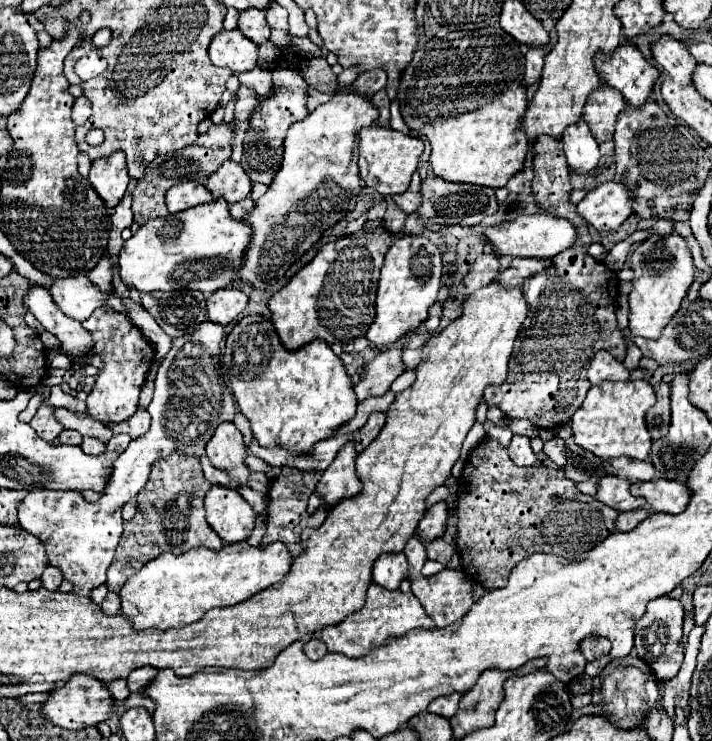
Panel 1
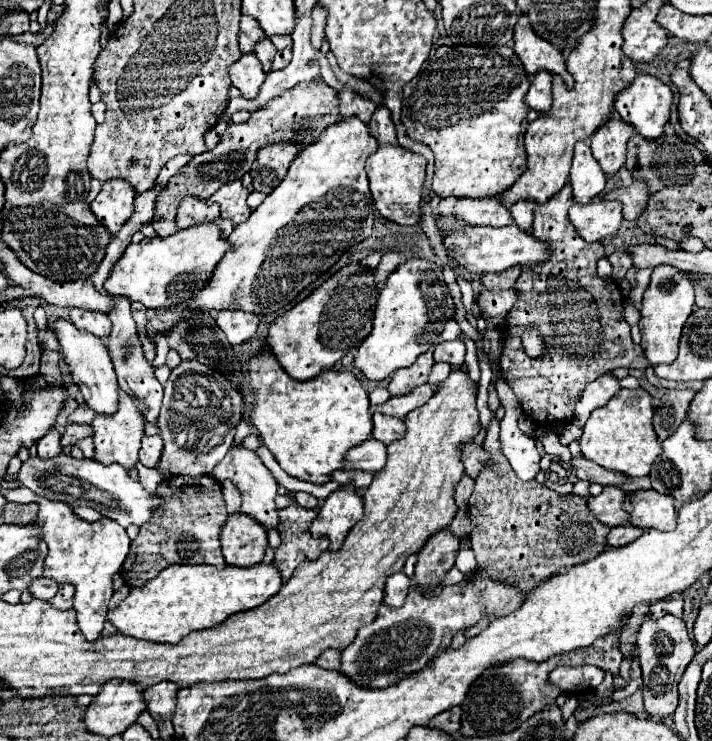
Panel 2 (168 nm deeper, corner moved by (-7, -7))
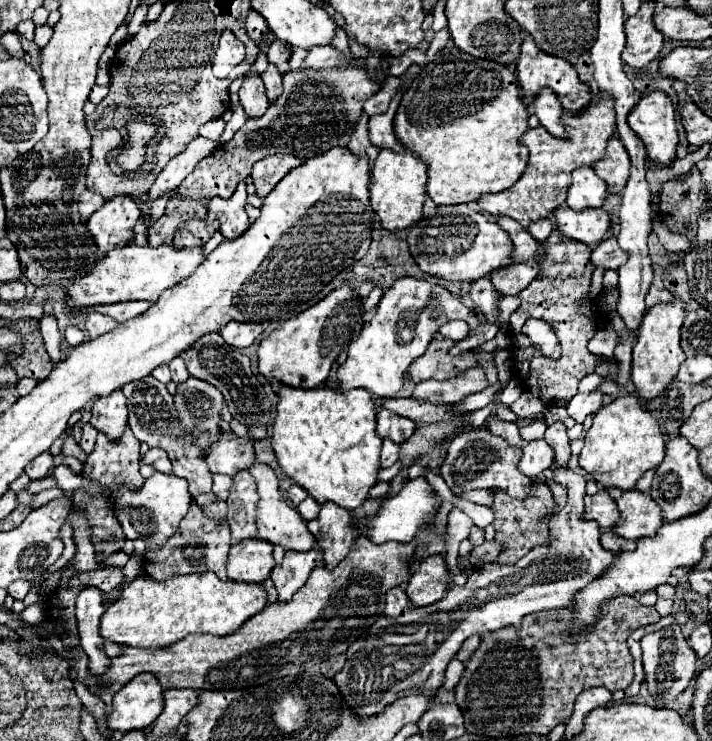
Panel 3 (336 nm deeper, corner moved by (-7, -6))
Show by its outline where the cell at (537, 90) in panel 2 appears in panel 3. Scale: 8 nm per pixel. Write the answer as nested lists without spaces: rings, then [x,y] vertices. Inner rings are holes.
[[[542,91],[534,101],[532,101],[532,111],[534,115],[540,119],[542,127],[552,133],[554,137],[568,137],[564,123],[562,123],[562,107],[560,101],[556,99],[556,95],[552,95],[552,91]]]

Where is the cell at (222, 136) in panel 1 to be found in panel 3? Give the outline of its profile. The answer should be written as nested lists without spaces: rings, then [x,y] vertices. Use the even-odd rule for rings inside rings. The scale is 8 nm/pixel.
[[[342,65],[326,69],[294,69],[284,75],[284,93],[268,107],[264,117],[248,119],[244,127],[228,141],[228,149],[220,149],[196,165],[196,171],[184,179],[178,193],[168,201],[166,213],[148,229],[148,243],[152,247],[170,245],[174,231],[188,219],[204,219],[204,199],[228,199],[236,185],[246,179],[252,165],[274,153],[290,153],[306,161],[336,145],[346,147],[352,131],[362,115],[364,101],[380,91],[380,83],[372,79],[364,65]]]

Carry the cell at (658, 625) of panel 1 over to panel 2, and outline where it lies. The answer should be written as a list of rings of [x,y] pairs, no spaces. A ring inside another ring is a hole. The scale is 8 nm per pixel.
[[[672,614],[662,616],[660,620],[644,620],[638,630],[638,660],[642,666],[642,678],[644,678],[644,710],[652,720],[668,722],[674,716],[676,704],[678,704],[678,684],[680,678],[696,654],[694,642],[688,638],[688,630],[682,618],[676,618]]]

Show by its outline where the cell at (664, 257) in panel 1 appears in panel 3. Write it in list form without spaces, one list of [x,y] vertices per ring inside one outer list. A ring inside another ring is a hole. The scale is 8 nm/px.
[[[674,299],[672,303],[658,303],[644,315],[644,321],[638,329],[636,345],[634,345],[634,359],[632,359],[632,383],[634,393],[640,399],[642,407],[648,407],[652,399],[662,395],[668,383],[676,377],[680,363],[686,359],[680,347],[680,327],[686,317],[684,301]]]

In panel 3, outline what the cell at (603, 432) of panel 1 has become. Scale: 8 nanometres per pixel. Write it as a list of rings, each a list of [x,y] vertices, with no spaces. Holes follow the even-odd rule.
[[[624,395],[594,415],[594,423],[580,453],[580,467],[606,489],[616,487],[622,491],[634,491],[638,479],[648,469],[658,467],[664,461],[664,455],[666,447],[658,421],[650,411],[640,407],[636,395]]]

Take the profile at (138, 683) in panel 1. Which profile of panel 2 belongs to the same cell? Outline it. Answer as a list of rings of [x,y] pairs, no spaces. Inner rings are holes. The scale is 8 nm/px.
[[[158,682],[150,688],[146,688],[144,694],[144,702],[146,702],[146,710],[156,718],[156,716],[172,716],[174,708],[176,708],[176,692],[178,692],[178,684],[174,682]]]

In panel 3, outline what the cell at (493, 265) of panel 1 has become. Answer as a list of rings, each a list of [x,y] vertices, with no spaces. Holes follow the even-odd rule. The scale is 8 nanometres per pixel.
[[[536,261],[534,263],[520,263],[520,265],[510,265],[500,271],[494,271],[492,283],[494,283],[496,291],[500,291],[502,295],[518,295],[538,275],[540,275],[540,265]]]

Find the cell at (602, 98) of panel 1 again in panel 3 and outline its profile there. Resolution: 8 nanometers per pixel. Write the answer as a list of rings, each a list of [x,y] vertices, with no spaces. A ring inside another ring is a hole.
[[[612,137],[608,141],[606,155],[604,159],[600,159],[600,163],[594,165],[594,171],[608,183],[608,193],[620,193],[626,187],[630,175],[630,159],[620,139]]]

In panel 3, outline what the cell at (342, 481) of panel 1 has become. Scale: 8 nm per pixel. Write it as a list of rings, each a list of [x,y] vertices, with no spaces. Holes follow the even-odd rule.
[[[324,503],[318,519],[308,521],[308,529],[316,537],[318,549],[324,553],[328,571],[348,555],[352,543],[360,535],[360,529],[352,525],[352,513],[336,503]]]

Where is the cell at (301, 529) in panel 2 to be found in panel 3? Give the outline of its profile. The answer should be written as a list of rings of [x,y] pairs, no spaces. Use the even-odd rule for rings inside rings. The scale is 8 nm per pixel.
[[[286,551],[284,561],[274,567],[272,571],[272,581],[278,591],[278,601],[290,601],[292,595],[308,581],[312,569],[322,565],[322,551],[306,551],[306,553],[296,553],[296,551]]]

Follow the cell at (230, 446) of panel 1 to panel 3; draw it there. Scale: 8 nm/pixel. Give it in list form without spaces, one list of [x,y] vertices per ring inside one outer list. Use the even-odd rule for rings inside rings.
[[[254,463],[248,471],[252,471],[254,479],[258,481],[258,489],[260,489],[260,503],[258,503],[260,539],[264,539],[272,545],[280,545],[286,551],[312,551],[312,549],[316,549],[316,539],[312,539],[312,533],[308,531],[306,521],[300,519],[300,513],[294,507],[284,503],[274,471],[268,465],[262,465],[262,463]]]

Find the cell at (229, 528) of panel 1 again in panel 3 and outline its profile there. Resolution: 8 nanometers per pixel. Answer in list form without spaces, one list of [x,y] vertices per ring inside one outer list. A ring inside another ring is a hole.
[[[248,539],[230,547],[226,571],[228,579],[238,583],[264,583],[274,565],[272,545],[260,539]]]

